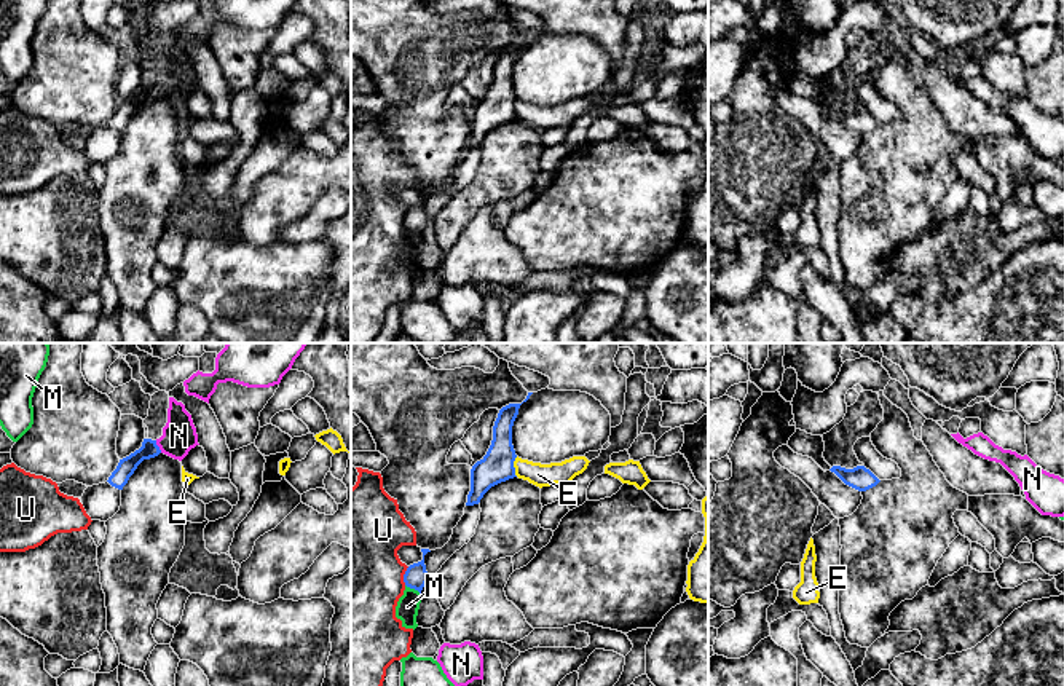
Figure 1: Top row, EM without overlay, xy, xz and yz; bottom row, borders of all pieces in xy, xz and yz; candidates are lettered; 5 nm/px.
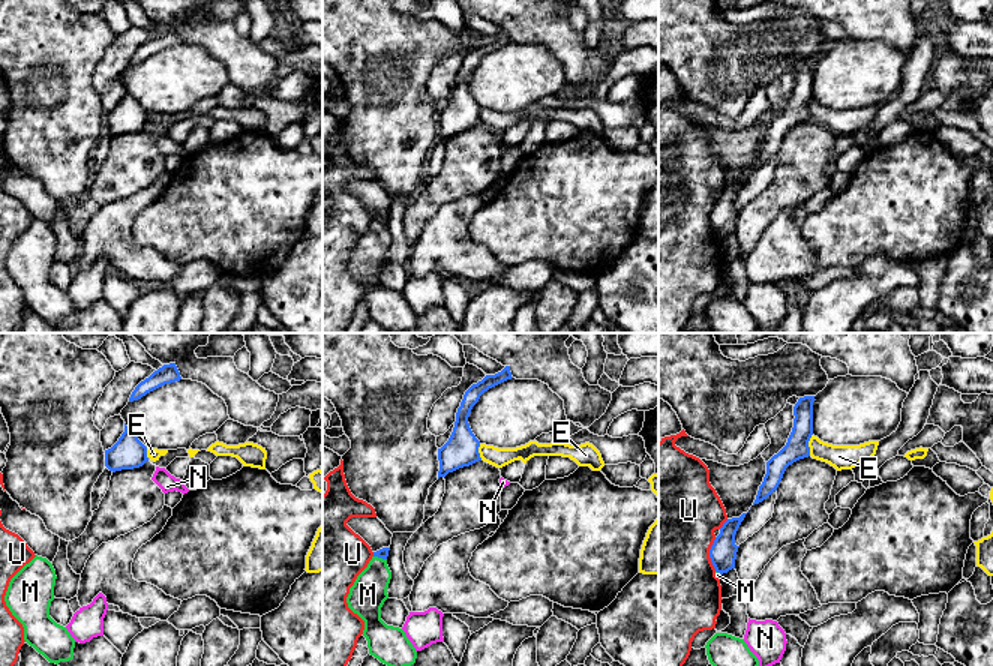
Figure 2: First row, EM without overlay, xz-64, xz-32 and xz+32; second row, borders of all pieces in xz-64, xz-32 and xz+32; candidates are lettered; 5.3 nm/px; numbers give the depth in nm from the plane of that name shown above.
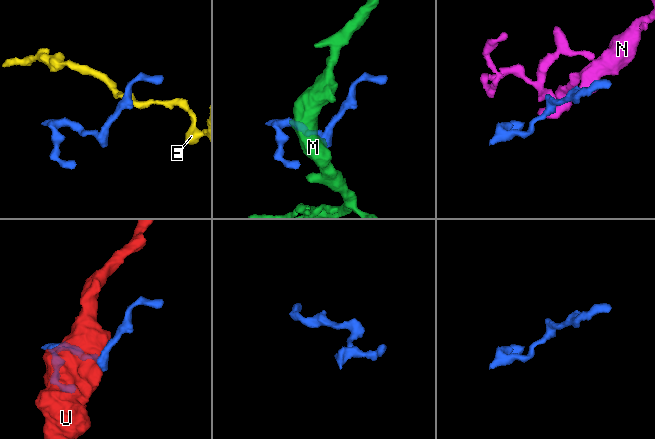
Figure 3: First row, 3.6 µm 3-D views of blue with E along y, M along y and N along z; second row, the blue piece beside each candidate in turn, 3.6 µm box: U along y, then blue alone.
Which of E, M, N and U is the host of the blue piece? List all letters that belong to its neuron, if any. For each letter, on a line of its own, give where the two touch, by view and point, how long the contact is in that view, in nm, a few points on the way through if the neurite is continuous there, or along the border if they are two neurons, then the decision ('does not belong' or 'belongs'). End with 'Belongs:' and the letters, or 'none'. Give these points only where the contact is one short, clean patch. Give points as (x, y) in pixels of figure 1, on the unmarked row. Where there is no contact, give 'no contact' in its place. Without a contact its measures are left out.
E: xz (512, 109) | 100 nm | along xz (517, 99), (514, 104), (516, 118) | does not belong
M: xz (413, 230) | 90 nm | along xz (405, 227), (420, 236) | does not belong
N: xy (158, 90) | 70 nm | across xy (126, 109), (149, 91), (158, 90), (171, 86), (179, 78) | belongs
U: xz (404, 219) | 100 nm | does not belong
Belongs: N

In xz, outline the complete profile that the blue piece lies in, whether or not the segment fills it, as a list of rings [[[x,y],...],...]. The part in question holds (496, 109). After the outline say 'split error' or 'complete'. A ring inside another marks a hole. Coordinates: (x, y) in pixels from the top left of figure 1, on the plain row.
[[[522,46],[502,49],[493,69],[493,83],[487,97],[471,112],[471,134],[466,148],[479,147],[483,137],[495,128],[517,120],[512,88],[512,69]]]; complete

